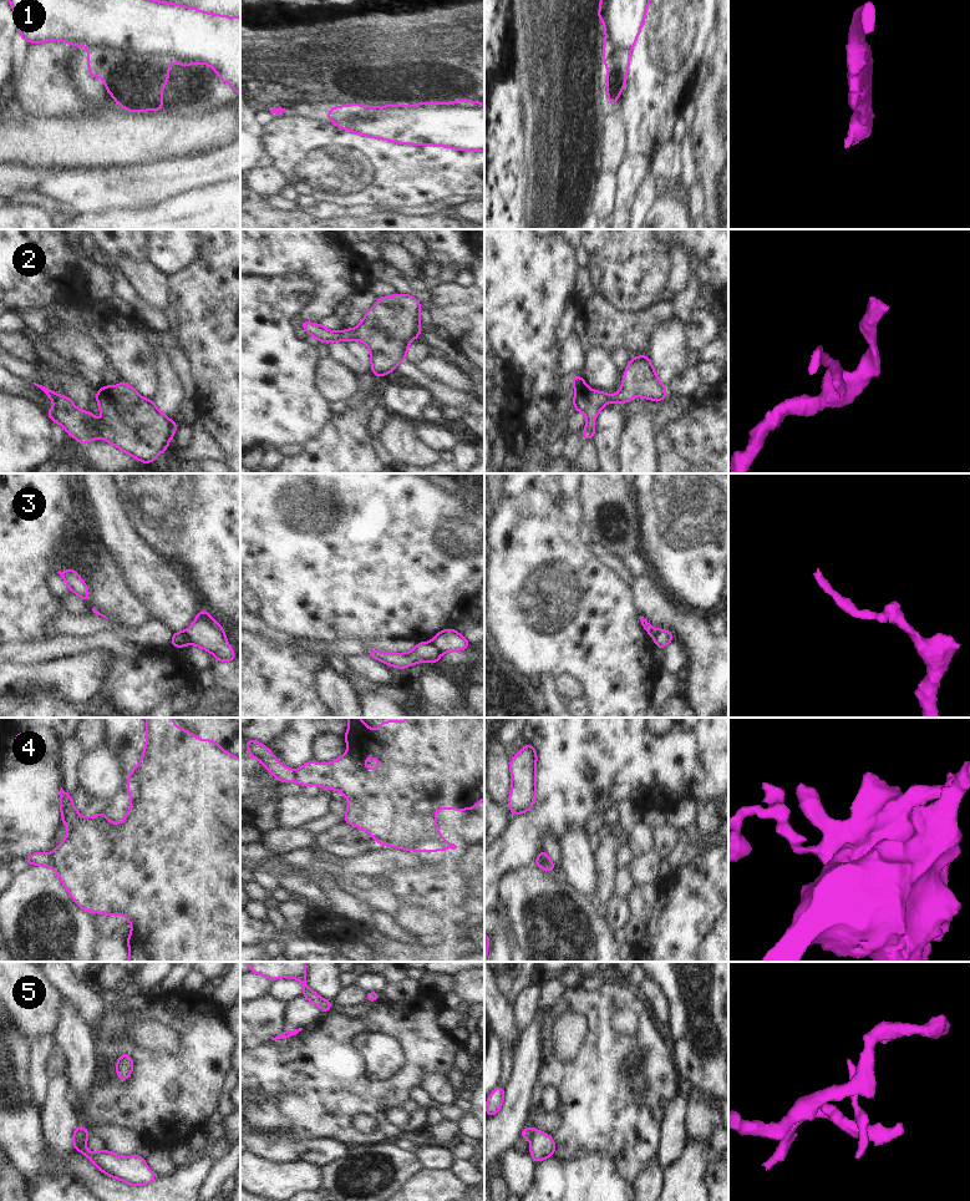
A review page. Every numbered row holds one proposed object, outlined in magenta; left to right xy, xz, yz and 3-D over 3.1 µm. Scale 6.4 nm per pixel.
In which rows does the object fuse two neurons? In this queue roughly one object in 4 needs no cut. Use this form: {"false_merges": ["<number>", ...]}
{"false_merges": ["1", "3", "4", "5"]}

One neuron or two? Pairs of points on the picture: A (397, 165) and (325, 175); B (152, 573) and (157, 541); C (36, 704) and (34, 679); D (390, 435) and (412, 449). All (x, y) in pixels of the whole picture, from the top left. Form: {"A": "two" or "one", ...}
{"A": "one", "B": "two", "C": "two", "D": "one"}

